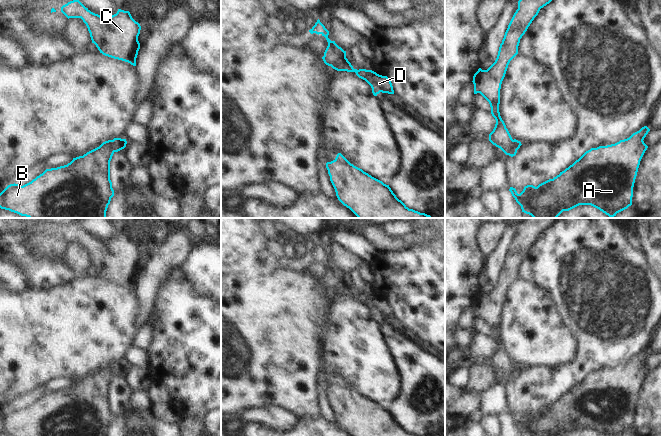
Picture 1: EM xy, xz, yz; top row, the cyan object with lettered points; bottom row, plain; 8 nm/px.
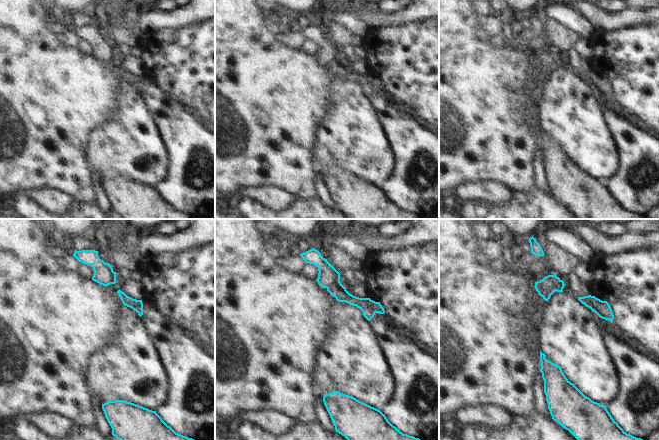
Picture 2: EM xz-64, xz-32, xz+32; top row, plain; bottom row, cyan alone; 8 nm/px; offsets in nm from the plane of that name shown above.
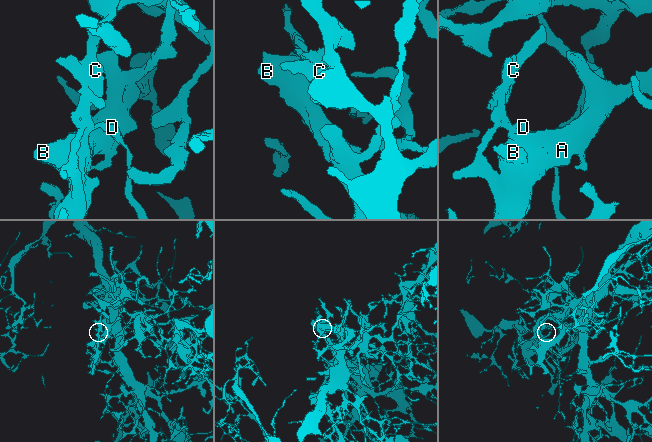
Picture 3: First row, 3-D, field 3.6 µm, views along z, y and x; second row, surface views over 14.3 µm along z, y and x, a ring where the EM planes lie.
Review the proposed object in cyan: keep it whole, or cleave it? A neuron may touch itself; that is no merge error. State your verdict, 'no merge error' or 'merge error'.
merge error

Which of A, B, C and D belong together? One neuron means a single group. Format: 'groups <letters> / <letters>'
groups A B C / D

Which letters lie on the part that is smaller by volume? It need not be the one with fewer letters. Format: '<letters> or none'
D

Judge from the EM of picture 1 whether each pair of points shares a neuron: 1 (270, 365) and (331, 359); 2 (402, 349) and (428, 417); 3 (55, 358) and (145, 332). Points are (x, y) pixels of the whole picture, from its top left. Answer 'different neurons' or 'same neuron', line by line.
1: different neurons
2: same neuron
3: different neurons

